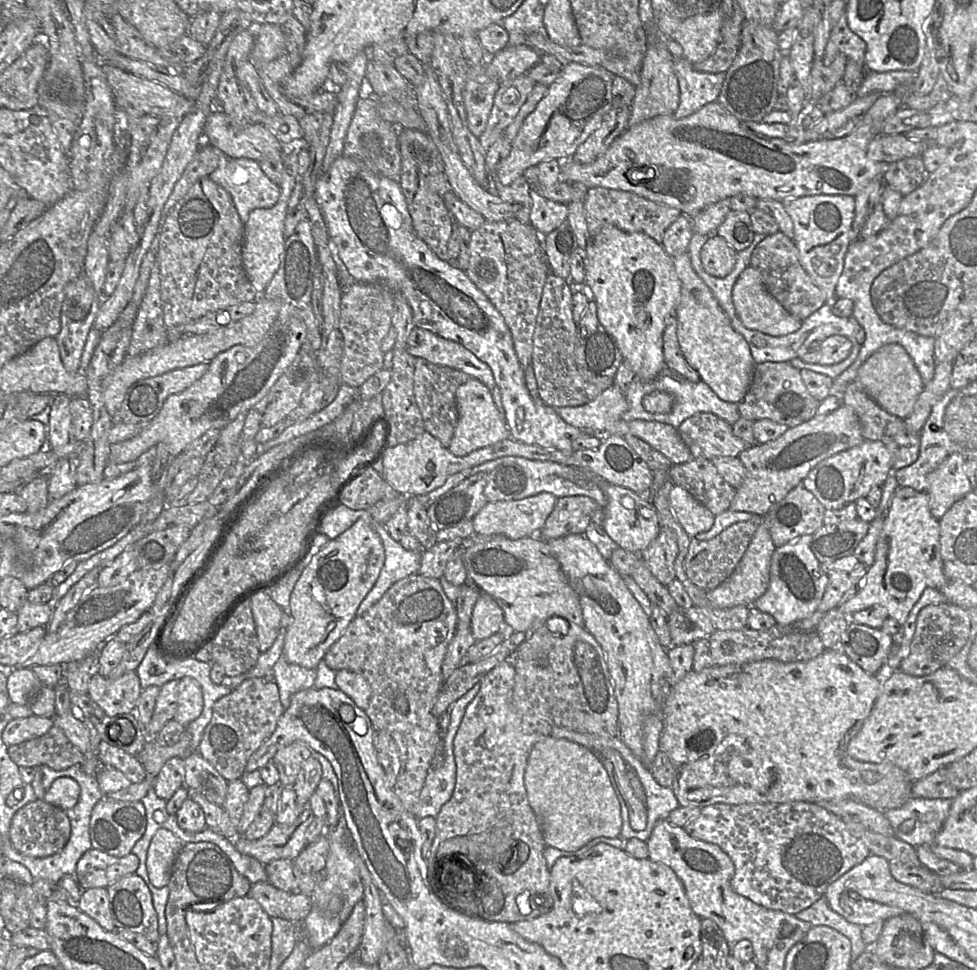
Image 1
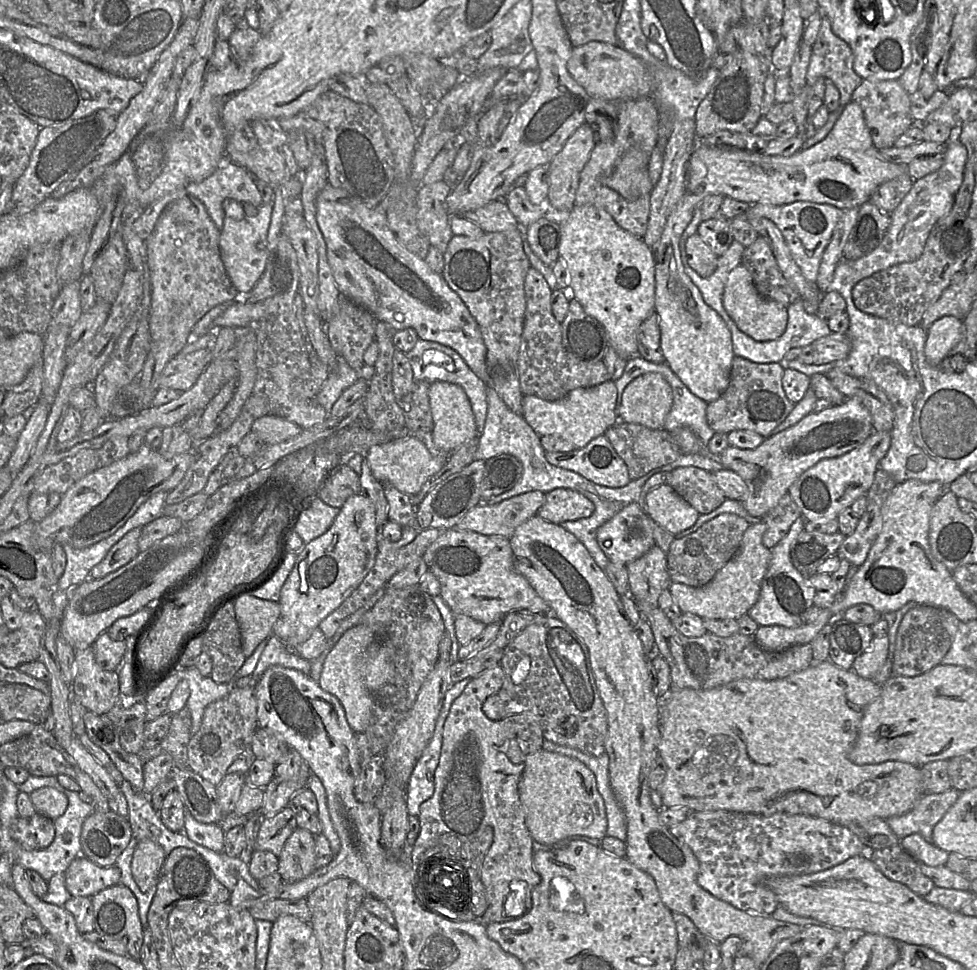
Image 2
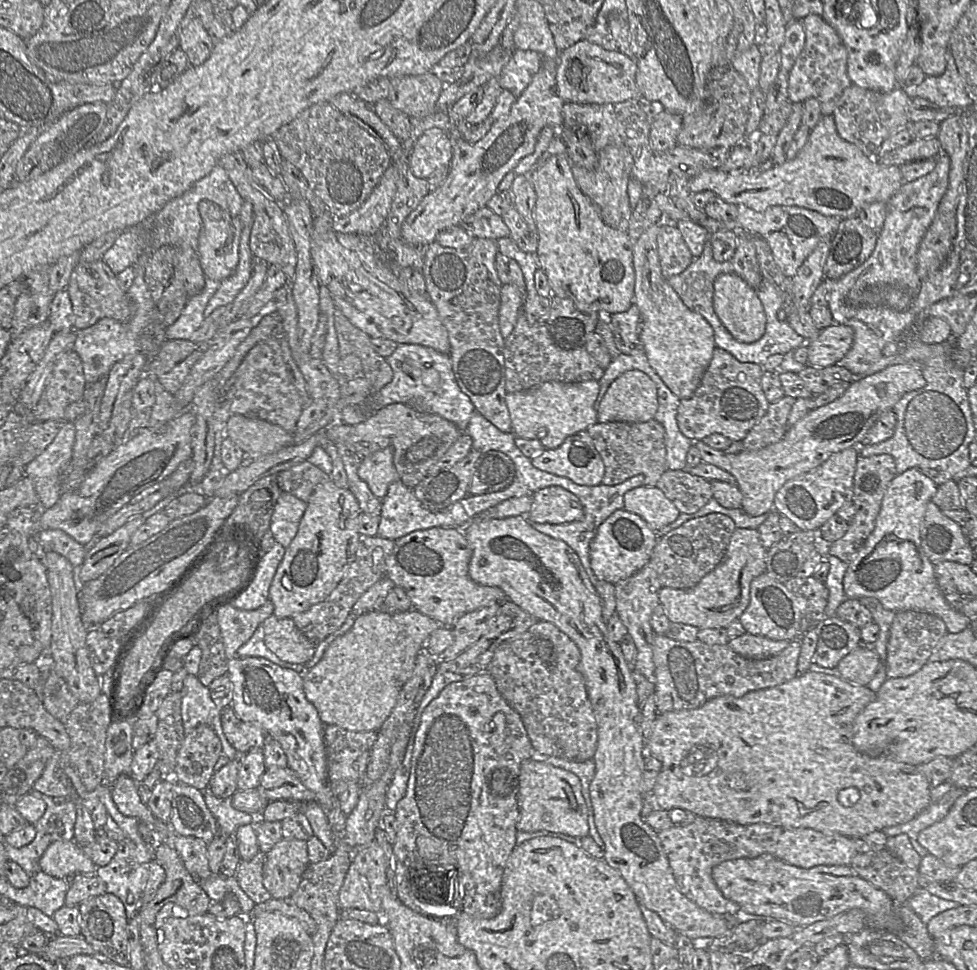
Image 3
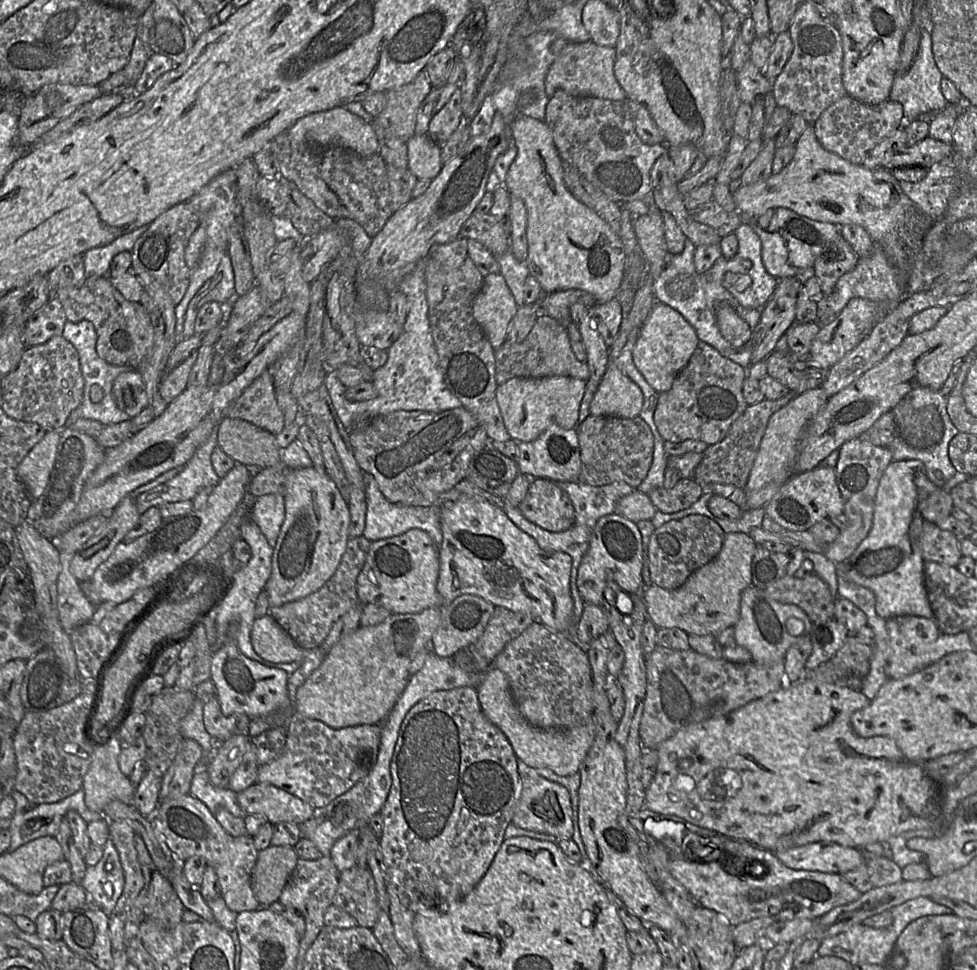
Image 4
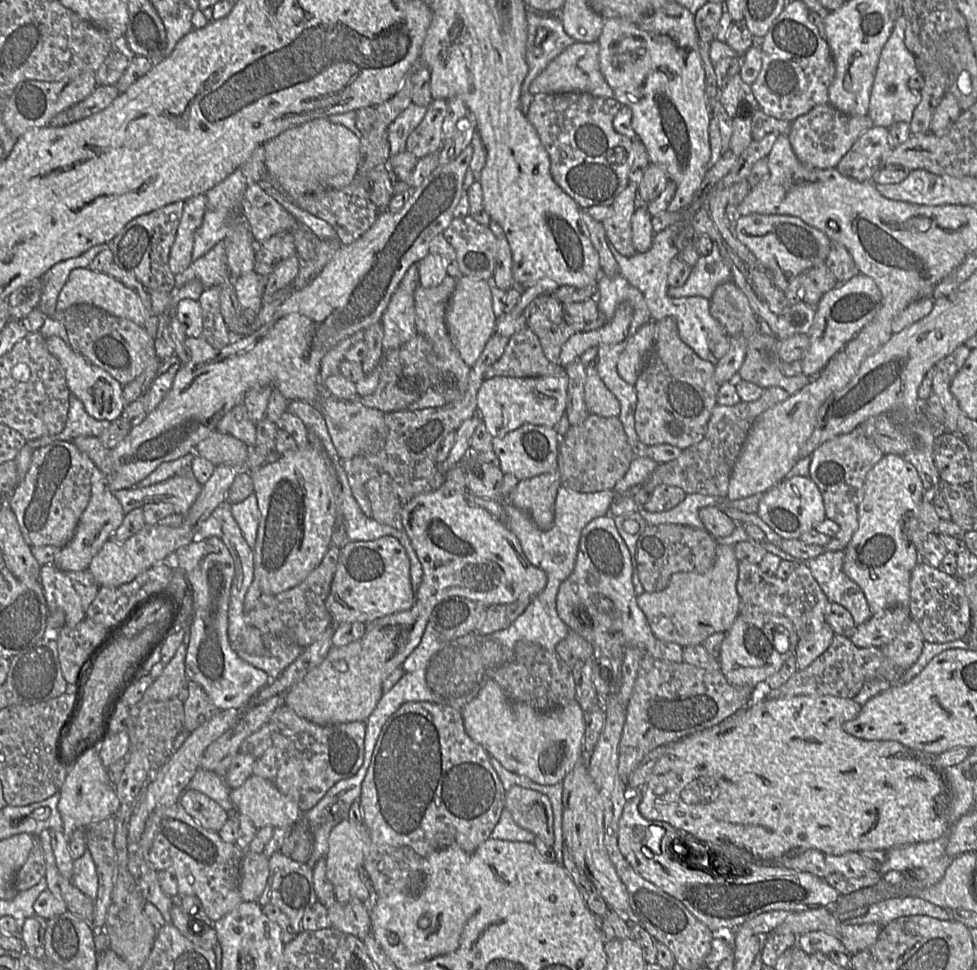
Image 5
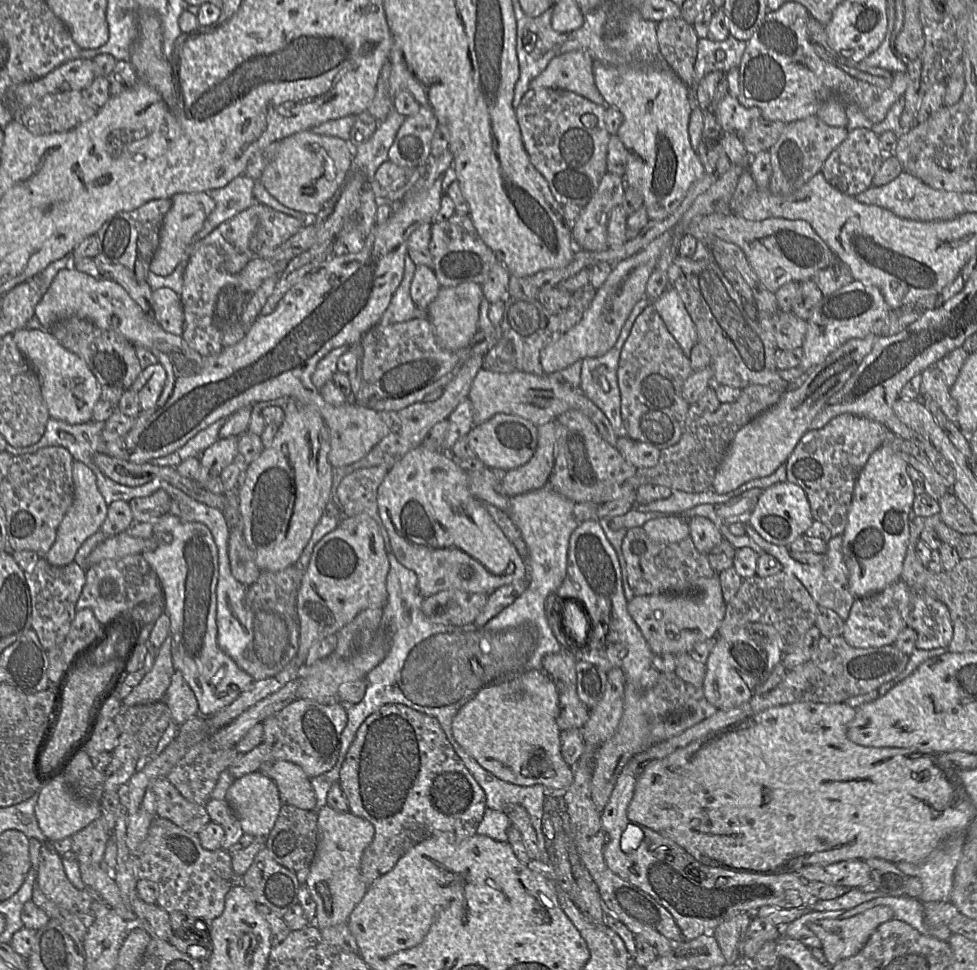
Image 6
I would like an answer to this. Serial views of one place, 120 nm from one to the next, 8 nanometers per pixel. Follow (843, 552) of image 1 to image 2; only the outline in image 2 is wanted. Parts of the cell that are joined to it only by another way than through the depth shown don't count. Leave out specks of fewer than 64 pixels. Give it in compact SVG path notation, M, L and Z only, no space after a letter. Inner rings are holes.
M803 531L791 548L794 567L806 576L814 574L820 564L837 554L846 537L838 531L832 534Z

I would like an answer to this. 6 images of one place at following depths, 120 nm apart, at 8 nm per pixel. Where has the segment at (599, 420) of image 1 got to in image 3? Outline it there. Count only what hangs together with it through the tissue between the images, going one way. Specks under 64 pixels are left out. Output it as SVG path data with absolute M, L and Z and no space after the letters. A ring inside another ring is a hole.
M599 381L546 382L535 388L508 393L506 403L510 413L512 432L518 438L538 440L547 449L554 449L571 435L586 431L598 423L597 400Z

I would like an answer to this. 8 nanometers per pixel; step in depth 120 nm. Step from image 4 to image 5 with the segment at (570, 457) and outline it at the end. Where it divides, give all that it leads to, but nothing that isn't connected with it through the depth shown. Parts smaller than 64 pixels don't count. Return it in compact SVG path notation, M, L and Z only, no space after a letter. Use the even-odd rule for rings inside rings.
M525 424L501 437L493 437L492 450L499 458L504 474L525 480L552 472L558 468L560 435L554 427Z

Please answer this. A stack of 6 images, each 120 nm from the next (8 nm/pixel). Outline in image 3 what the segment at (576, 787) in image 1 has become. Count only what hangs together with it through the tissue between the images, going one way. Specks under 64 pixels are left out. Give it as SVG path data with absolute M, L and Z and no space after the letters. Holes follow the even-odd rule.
M532 759L525 760L520 768L518 804L518 831L549 831L576 838L589 836L590 813L582 793L581 781L569 771Z

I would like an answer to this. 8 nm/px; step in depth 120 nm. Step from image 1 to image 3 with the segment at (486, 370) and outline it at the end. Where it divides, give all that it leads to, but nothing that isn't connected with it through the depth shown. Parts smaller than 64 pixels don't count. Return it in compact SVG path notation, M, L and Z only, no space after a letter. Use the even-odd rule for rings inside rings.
M399 344L394 353L386 360L393 369L392 381L370 396L369 401L361 405L343 407L341 410L343 423L358 425L366 421L374 411L401 403L419 412L437 414L454 423L463 434L467 434L469 421L476 411L470 398L458 386L452 371L451 360L447 354L422 345ZM430 368L434 368L438 372L438 385L425 386L418 379L419 371Z

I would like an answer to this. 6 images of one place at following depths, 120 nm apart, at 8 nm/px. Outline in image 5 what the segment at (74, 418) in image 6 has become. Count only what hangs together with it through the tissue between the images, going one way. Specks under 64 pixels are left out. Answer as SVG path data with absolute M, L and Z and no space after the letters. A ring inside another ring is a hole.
M58 336L46 337L46 345L49 352L58 359L64 370L66 383L71 396L74 396L83 403L86 412L90 416L96 419L100 418L99 413L102 412L104 401L106 401L108 406L111 404L111 400L119 404L124 386L110 374L92 364L80 353L75 352L68 343Z

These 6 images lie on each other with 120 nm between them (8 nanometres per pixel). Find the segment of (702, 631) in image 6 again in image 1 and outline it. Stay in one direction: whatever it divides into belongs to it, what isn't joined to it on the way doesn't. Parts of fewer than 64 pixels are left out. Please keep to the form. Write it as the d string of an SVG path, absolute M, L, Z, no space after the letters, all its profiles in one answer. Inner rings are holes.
M769 515L763 520L755 532L747 550L734 572L716 588L706 591L708 604L718 608L731 608L738 605L752 606L767 590L770 582L770 565L776 549L770 534L771 521Z

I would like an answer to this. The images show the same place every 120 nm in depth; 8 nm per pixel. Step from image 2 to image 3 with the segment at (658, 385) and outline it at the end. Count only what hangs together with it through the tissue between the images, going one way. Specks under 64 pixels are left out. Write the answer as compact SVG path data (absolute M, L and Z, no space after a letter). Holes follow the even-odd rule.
M642 371L619 376L607 389L597 408L600 423L642 423L654 420L658 409L656 384Z

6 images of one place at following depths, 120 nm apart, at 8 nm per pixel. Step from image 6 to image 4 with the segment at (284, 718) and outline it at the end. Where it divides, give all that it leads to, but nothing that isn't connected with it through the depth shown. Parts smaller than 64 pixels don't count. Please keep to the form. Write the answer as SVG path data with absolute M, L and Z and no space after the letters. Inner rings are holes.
M291 709L284 725L285 746L281 755L259 765L256 782L285 790L314 809L326 806L365 777L376 765L381 726L357 725L334 729Z

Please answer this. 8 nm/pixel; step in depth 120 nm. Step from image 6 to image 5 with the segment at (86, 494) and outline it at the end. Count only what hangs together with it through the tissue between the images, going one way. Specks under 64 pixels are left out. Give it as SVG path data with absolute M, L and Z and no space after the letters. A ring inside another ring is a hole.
M94 469L91 473L89 503L79 519L72 539L56 554L54 565L61 570L70 572L87 570L93 557L122 524L124 516L123 508L114 493L109 490L104 474Z

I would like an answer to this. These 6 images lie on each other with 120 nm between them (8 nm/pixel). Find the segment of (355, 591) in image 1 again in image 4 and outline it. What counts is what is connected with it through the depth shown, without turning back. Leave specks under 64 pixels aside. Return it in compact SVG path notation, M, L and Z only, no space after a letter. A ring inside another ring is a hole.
M315 467L290 469L283 497L285 519L274 546L271 575L264 588L270 607L318 591L336 572L350 539L348 501L327 474Z

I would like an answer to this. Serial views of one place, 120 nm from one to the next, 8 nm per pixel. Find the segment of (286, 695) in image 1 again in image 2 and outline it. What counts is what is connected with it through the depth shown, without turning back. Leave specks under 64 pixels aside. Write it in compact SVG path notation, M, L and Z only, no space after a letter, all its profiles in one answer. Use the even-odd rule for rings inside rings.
M274 635L266 640L257 663L254 674L258 678L267 668L274 665L294 669L310 677L311 662L300 657Z

